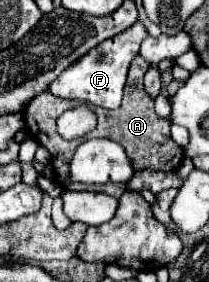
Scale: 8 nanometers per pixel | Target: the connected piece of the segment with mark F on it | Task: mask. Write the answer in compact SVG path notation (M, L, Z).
M141 21L125 29L123 33L103 41L95 49L91 49L87 55L83 55L75 65L65 69L59 79L55 79L49 85L49 91L61 99L81 99L105 109L119 109L123 99L123 87L127 81L127 71L135 55L139 55L139 45L147 37L147 29Z

